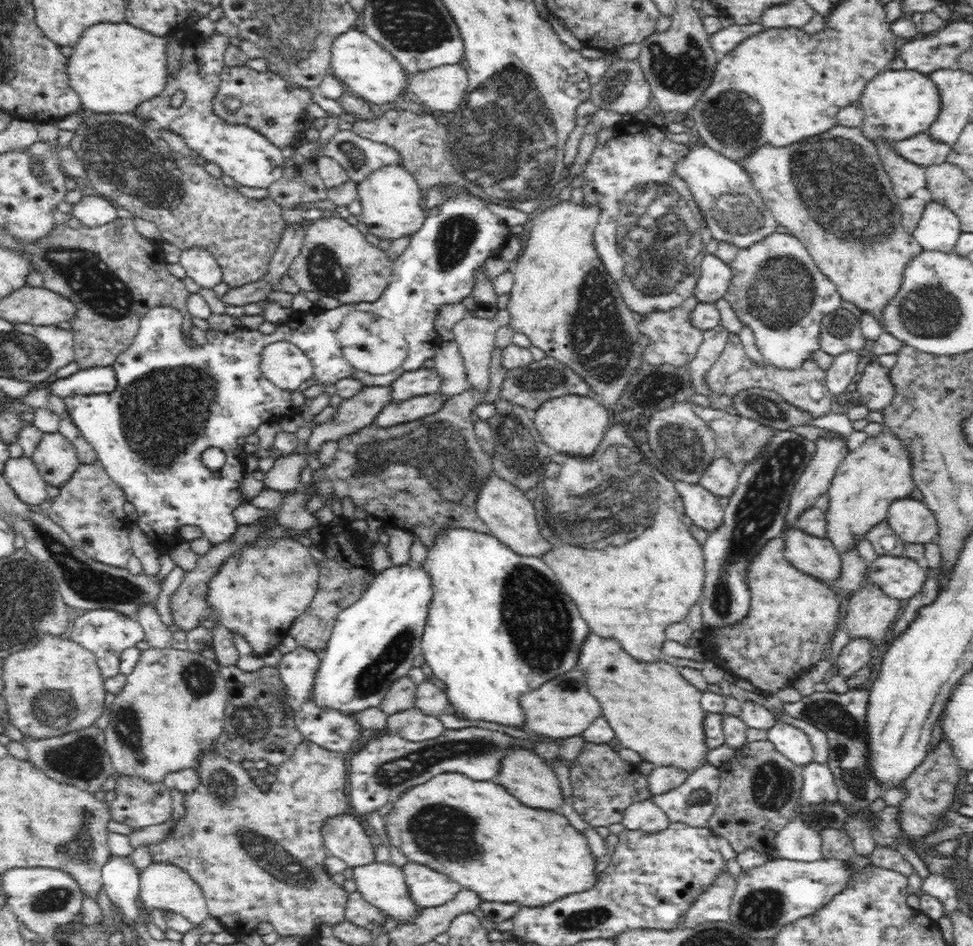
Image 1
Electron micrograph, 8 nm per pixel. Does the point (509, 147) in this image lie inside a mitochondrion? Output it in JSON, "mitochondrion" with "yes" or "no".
{"mitochondrion":"yes"}

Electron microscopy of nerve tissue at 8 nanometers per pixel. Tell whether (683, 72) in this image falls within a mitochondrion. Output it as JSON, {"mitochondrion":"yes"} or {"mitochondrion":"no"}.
{"mitochondrion":"yes"}

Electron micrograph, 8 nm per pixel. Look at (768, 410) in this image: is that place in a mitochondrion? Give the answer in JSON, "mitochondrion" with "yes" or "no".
{"mitochondrion":"yes"}

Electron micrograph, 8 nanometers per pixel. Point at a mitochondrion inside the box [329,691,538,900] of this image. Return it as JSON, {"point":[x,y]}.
{"point":[440,831]}

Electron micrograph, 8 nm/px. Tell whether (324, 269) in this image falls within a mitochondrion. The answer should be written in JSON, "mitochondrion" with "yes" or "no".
{"mitochondrion":"yes"}

